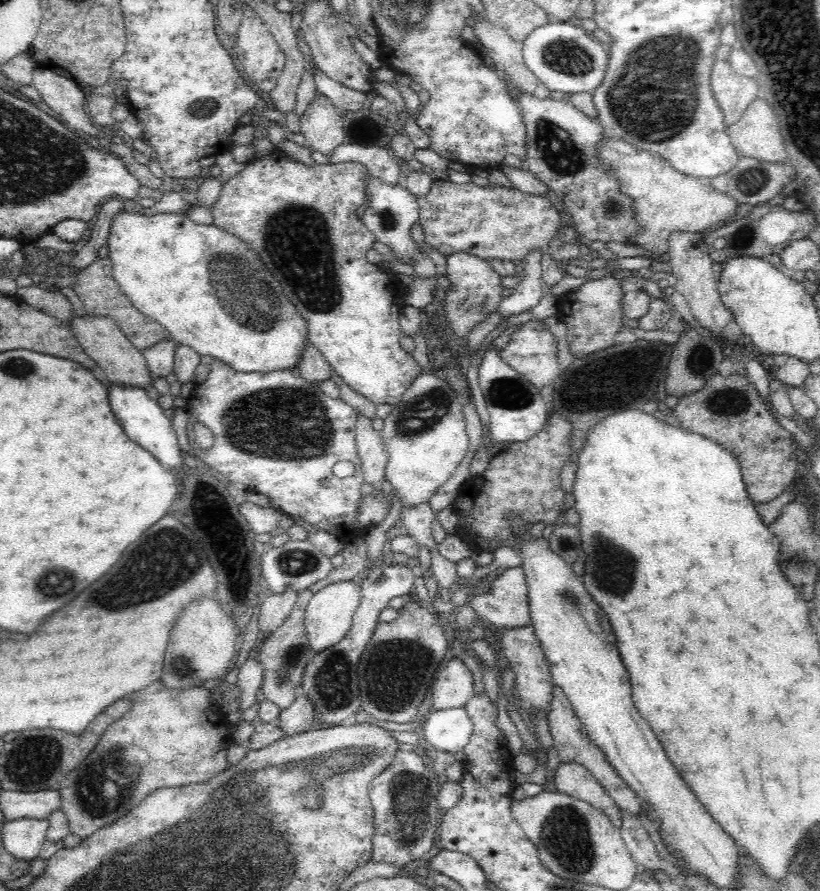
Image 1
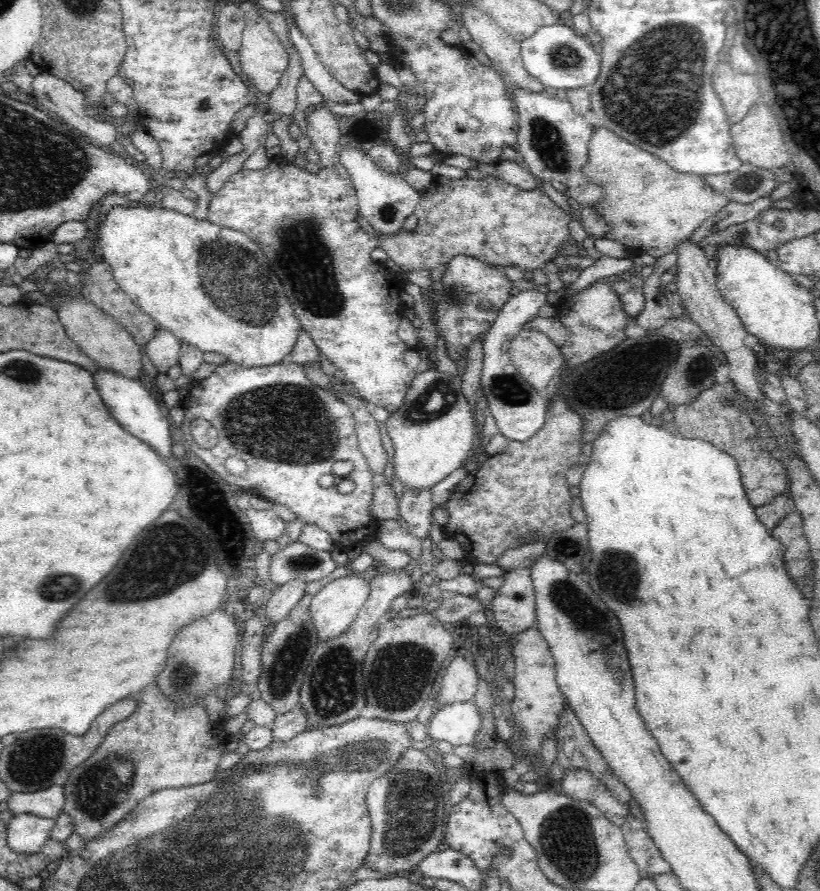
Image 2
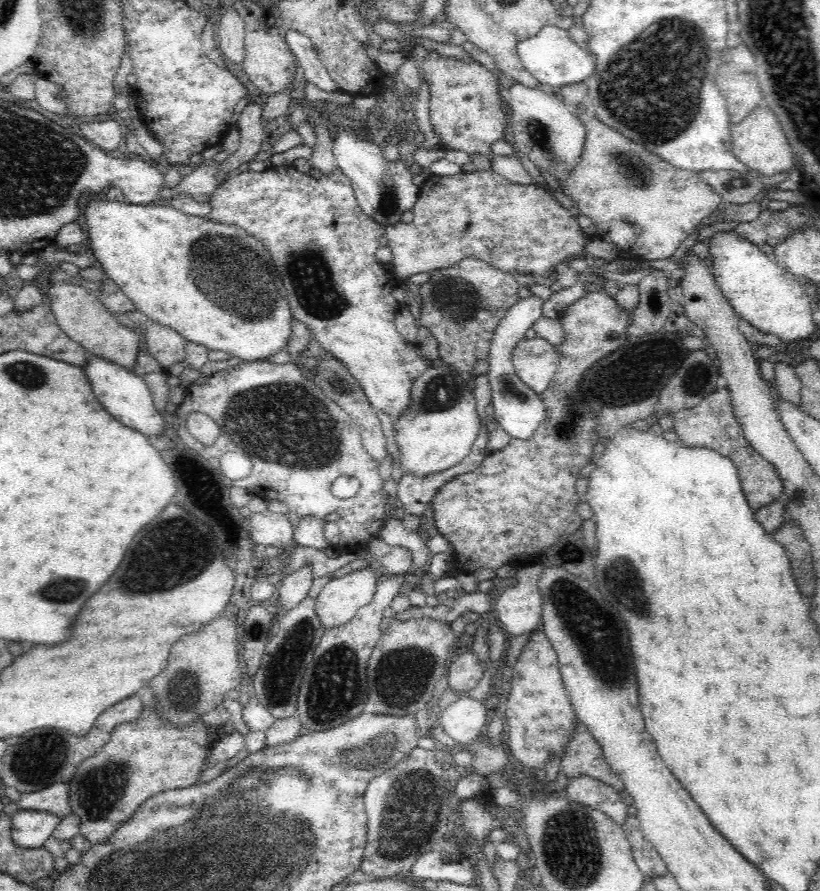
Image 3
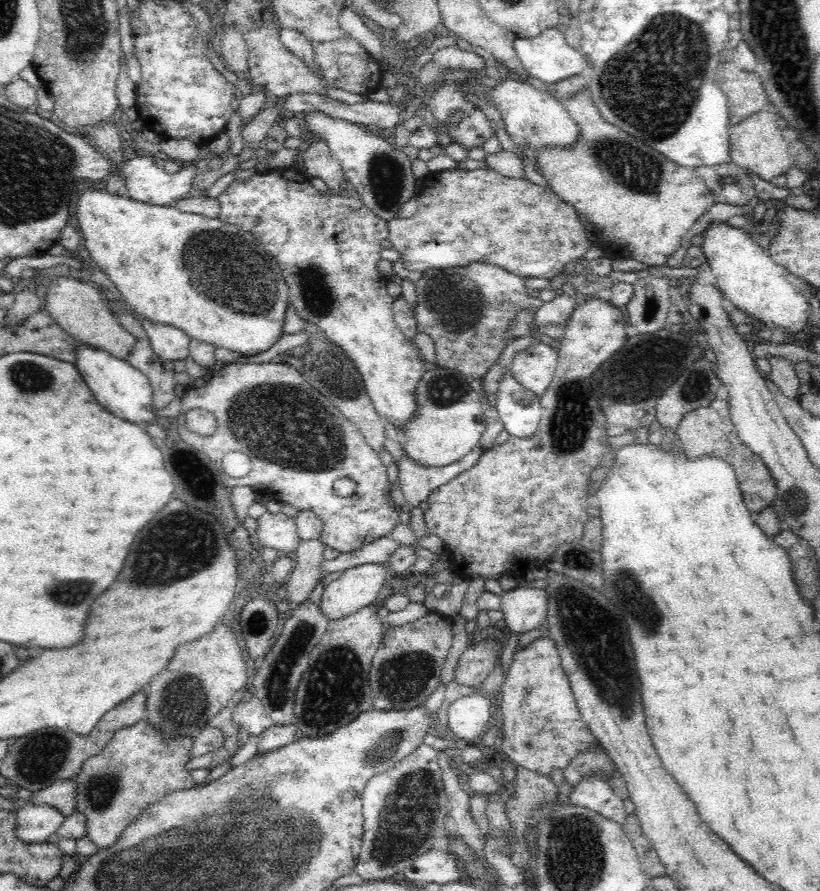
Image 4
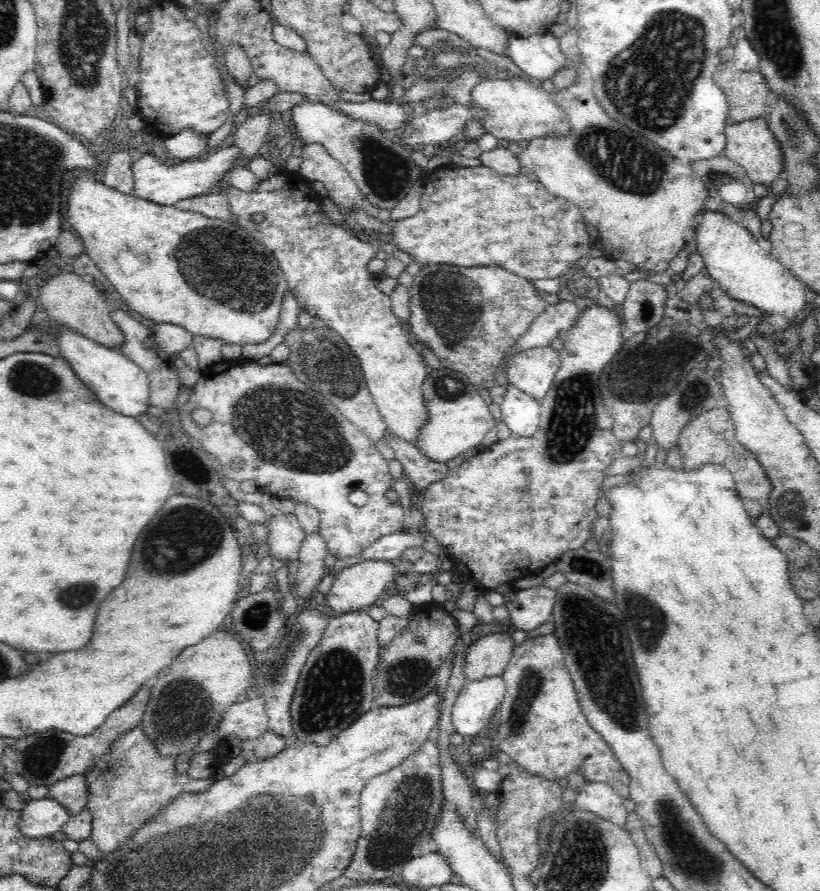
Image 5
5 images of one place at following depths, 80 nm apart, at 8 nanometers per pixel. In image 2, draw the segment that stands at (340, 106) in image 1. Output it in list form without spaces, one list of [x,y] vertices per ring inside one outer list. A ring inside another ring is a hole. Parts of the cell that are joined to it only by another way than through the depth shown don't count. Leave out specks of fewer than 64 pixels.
[[[292,26],[288,32],[288,39],[294,45],[294,49],[300,55],[303,74],[316,87],[316,90],[323,96],[323,100],[332,100],[338,104],[350,104],[358,102],[361,94],[348,90],[338,82],[328,69],[316,56],[310,41],[300,32],[296,26]]]

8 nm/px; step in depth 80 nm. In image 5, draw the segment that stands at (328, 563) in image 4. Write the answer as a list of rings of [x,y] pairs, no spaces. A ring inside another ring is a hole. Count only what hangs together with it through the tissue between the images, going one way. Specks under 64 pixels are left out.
[[[404,529],[392,532],[373,542],[362,554],[352,558],[337,560],[333,566],[337,571],[352,566],[360,560],[394,560],[409,548],[422,547],[422,537]]]

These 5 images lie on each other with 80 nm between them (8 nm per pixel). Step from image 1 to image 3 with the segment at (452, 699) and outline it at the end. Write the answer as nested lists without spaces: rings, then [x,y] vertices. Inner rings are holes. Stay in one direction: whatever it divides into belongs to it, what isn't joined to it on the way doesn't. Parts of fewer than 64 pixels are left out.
[[[473,652],[457,655],[449,668],[449,686],[454,692],[468,692],[476,688],[486,668]]]

